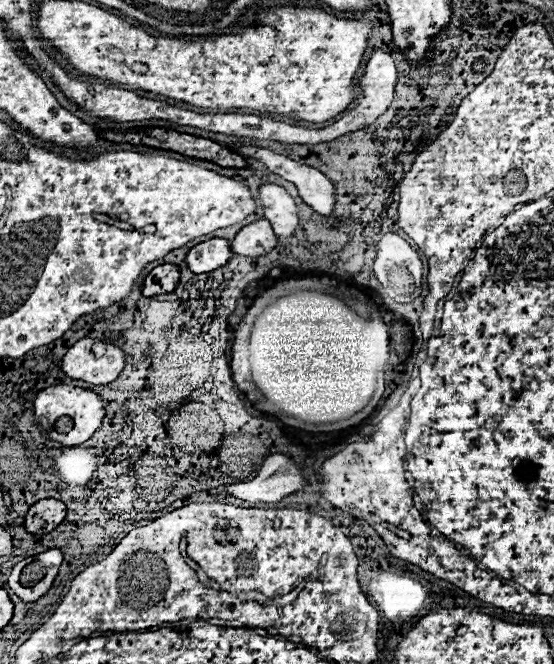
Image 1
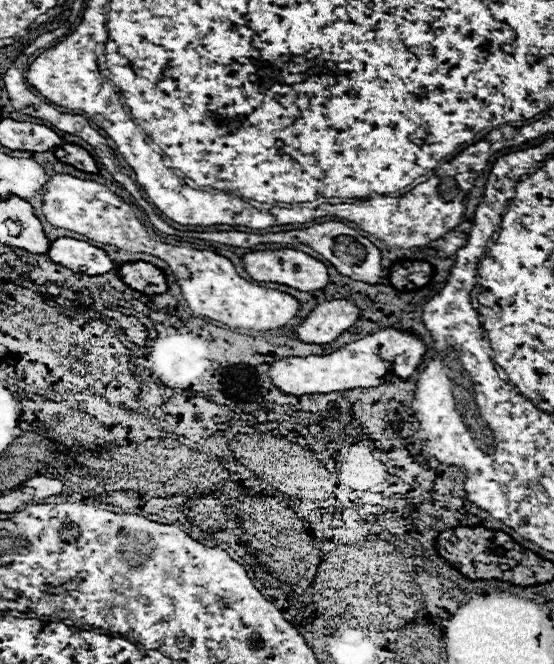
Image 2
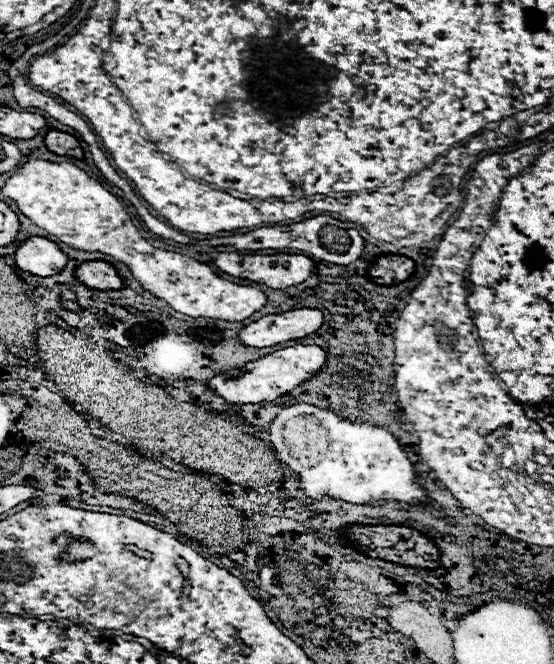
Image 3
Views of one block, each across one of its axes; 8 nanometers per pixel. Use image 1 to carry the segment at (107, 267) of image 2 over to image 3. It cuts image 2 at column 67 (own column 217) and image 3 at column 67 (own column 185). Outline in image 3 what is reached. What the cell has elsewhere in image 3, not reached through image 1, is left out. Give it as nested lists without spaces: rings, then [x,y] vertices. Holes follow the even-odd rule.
[[[30,236],[22,240],[20,246],[16,248],[14,262],[20,270],[32,276],[54,276],[64,268],[68,258],[48,238]]]

